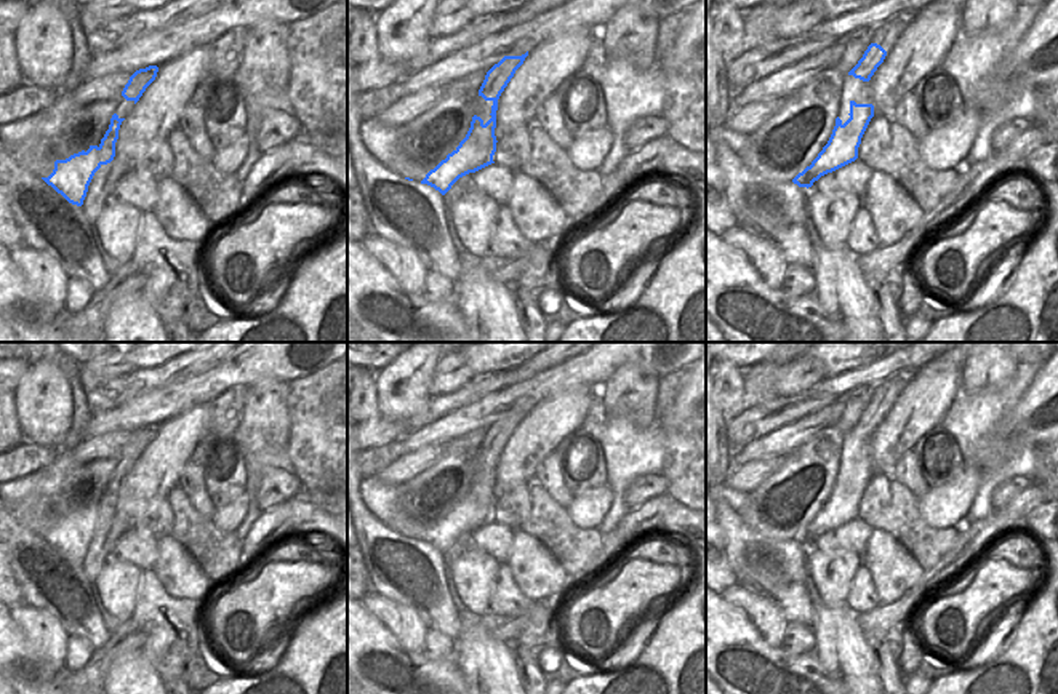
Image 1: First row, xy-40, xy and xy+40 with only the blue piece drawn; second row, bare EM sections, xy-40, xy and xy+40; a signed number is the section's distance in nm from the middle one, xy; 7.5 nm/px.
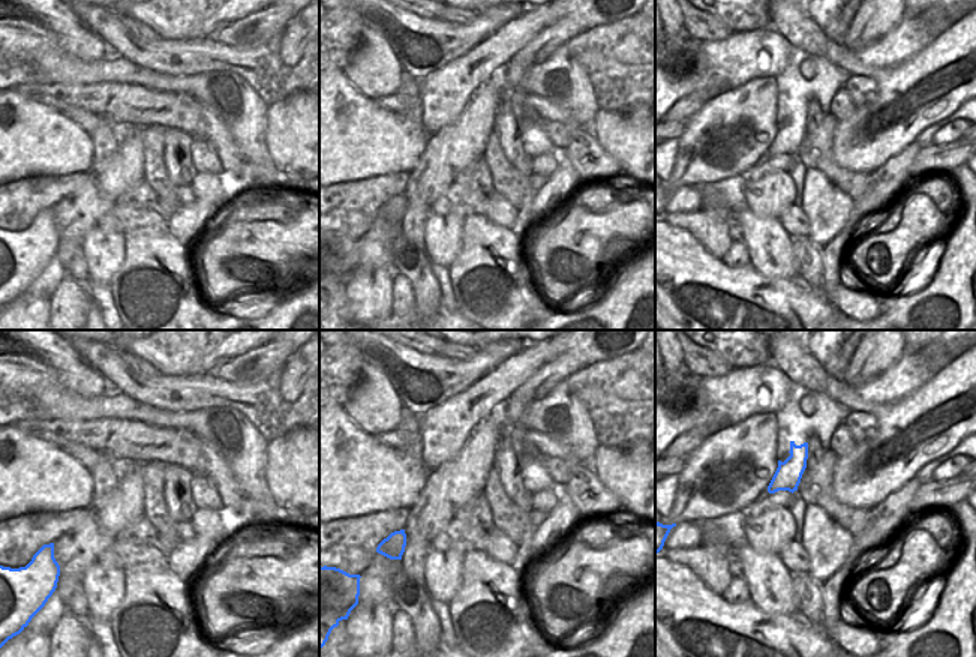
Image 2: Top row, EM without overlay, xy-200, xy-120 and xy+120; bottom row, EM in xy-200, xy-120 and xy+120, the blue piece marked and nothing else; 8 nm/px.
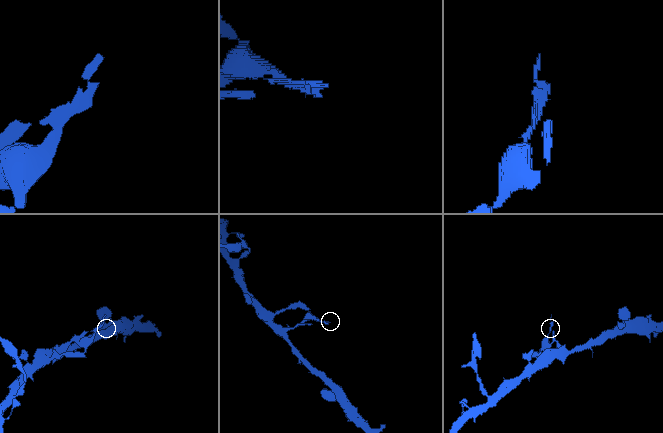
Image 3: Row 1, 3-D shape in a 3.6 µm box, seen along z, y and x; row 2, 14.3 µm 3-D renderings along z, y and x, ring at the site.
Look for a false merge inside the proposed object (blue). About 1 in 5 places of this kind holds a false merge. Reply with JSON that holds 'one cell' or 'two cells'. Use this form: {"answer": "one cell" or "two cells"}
{"answer": "one cell"}

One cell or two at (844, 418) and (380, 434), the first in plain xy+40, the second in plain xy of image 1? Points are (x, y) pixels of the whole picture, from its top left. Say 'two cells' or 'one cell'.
two cells

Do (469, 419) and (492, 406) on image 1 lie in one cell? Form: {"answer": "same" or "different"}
{"answer": "same"}

